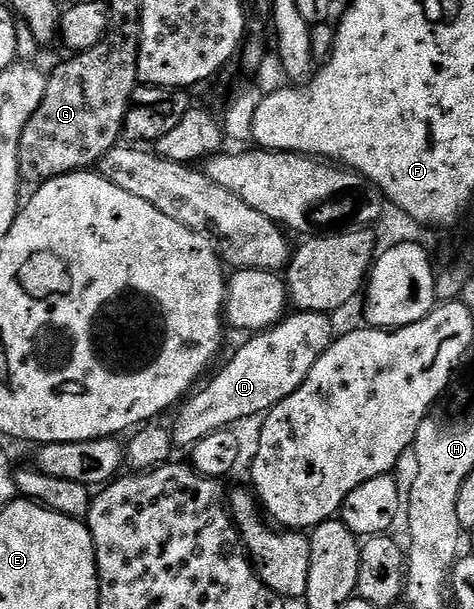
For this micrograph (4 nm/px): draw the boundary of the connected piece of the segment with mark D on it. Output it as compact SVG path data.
M294 312L277 326L247 338L250 339L227 360L226 367L203 390L195 389L181 403L182 411L172 422L175 447L192 447L212 432L233 427L233 422L257 419L280 404L280 400L292 396L292 392L304 384L308 372L312 372L312 364L316 364L330 347L331 319L325 314Z

